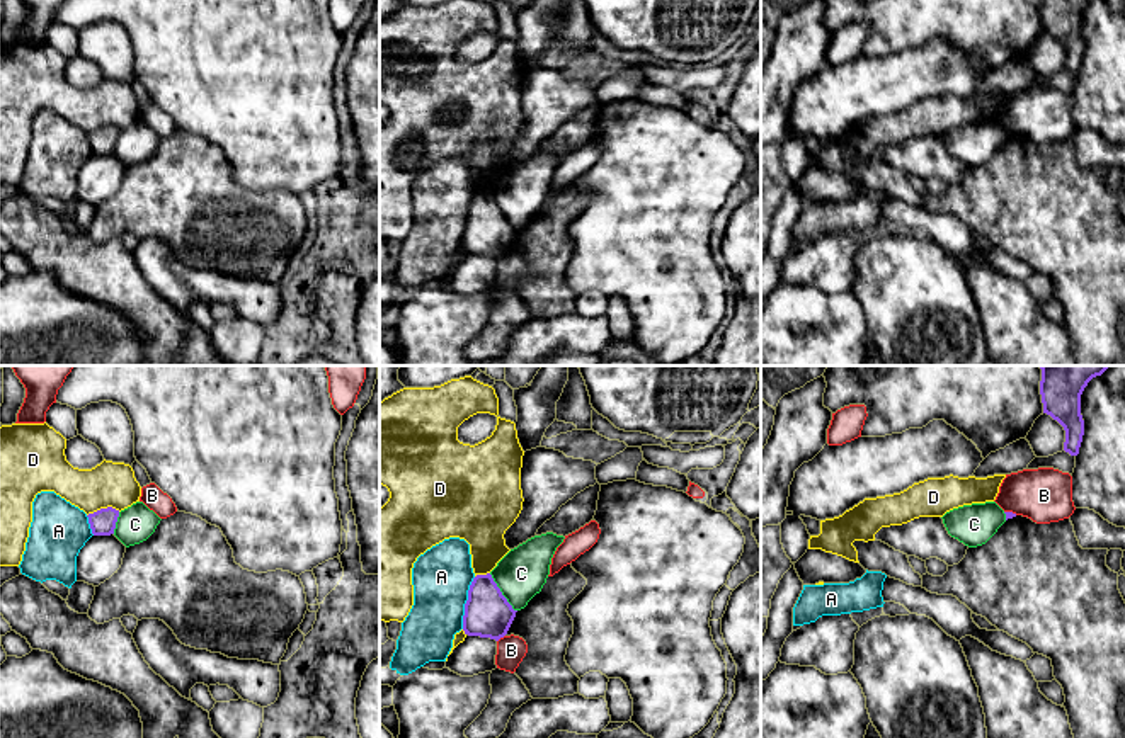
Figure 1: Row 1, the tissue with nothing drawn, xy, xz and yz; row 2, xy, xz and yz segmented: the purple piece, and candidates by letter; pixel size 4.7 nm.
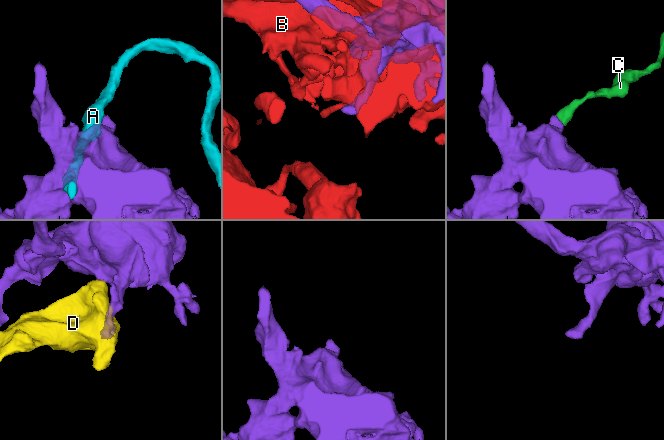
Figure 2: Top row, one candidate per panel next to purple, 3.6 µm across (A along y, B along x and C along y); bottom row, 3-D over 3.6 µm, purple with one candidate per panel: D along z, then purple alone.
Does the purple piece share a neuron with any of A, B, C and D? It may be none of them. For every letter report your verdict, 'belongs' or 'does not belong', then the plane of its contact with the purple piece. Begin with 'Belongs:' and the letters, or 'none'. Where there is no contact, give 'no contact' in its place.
Belongs: none
A: does not belong; contact in xz
B: does not belong; contact in xz
C: does not belong; contact in xz
D: does not belong; contact in xy

